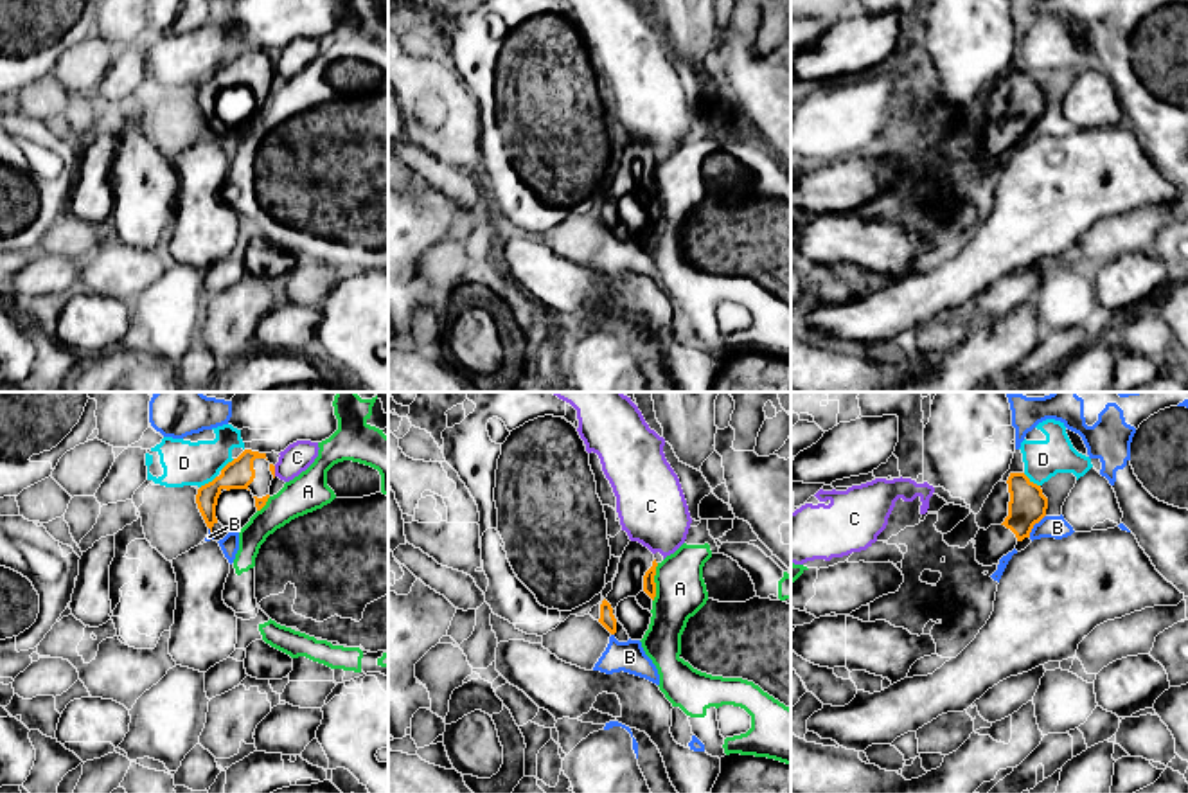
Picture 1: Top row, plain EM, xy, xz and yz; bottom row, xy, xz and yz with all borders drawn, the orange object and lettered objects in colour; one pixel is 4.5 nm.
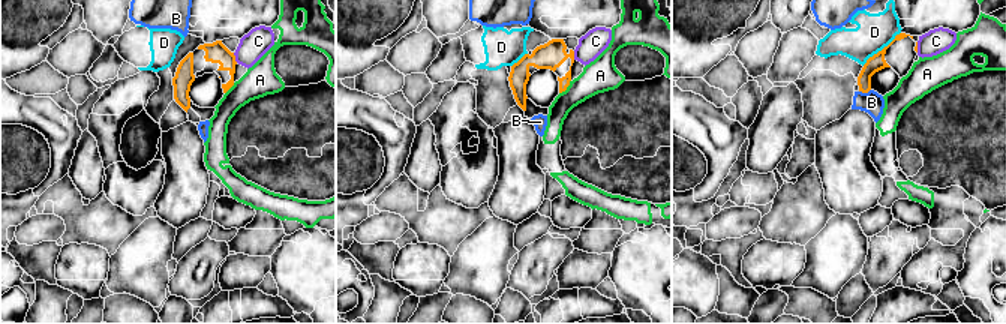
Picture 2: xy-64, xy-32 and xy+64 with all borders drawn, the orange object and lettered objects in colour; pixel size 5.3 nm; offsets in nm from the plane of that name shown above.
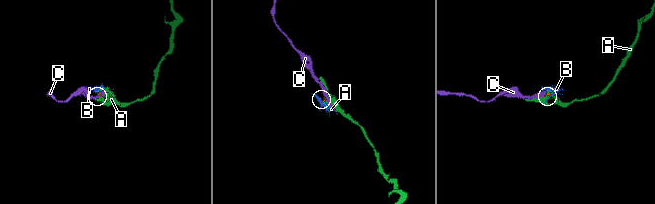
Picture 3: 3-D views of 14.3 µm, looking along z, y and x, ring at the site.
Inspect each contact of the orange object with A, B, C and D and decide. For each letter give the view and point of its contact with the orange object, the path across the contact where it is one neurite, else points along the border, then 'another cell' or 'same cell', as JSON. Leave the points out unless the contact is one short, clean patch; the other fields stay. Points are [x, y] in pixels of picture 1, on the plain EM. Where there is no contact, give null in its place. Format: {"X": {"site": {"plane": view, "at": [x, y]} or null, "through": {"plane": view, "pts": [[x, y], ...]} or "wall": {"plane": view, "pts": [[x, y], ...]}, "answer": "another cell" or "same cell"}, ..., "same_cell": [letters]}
{"A": {"site": {"plane": "xz", "at": [655, 180]}, "answer": "another cell"}, "B": {"site": {"plane": "yz", "at": [1034, 121]}, "answer": "another cell"}, "C": {"site": {"plane": "xy", "at": [274, 69]}, "answer": "another cell"}, "D": {"site": {"plane": "yz", "at": [1032, 80]}, "wall": {"plane": "yz", "pts": [[1023, 71], [1039, 83]]}, "answer": "another cell"}, "same_cell": []}

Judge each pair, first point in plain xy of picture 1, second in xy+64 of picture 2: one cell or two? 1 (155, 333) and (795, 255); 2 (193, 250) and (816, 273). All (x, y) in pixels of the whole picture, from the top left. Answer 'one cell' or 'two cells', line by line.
1: two cells
2: two cells

